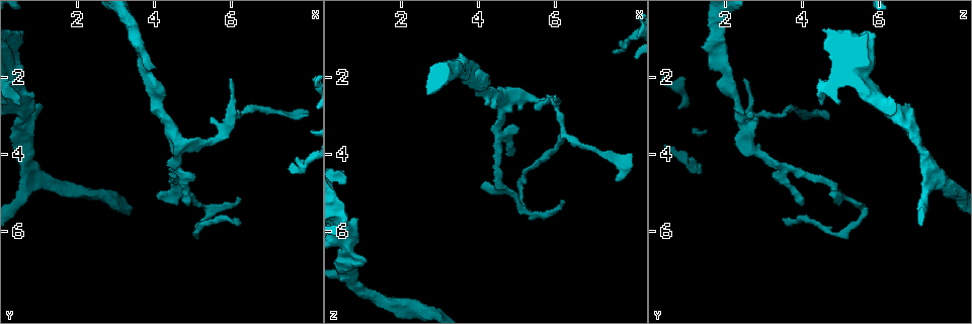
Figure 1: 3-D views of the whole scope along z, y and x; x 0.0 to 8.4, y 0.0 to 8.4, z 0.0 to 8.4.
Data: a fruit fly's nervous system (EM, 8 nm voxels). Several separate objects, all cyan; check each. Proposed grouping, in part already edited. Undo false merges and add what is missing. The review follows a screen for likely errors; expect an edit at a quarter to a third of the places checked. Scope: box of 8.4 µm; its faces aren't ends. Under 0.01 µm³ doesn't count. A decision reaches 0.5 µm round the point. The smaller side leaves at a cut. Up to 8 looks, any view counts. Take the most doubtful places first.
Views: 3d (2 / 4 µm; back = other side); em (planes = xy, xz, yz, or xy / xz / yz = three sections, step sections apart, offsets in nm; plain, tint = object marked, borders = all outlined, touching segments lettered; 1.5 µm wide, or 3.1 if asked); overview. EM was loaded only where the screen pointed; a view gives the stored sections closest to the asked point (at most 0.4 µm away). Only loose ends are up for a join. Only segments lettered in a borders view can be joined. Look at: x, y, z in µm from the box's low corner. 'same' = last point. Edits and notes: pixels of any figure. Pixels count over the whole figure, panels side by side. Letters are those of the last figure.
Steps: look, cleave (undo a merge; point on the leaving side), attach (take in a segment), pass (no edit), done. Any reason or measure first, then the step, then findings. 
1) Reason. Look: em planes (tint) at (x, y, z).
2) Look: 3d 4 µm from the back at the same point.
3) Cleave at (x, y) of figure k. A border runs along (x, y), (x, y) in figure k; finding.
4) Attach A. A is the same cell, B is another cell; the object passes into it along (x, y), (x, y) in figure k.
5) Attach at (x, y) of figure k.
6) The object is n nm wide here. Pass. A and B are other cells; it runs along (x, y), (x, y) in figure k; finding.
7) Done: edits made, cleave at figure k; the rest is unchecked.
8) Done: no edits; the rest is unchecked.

Long arm stops here. Look: em planes (tint) at (7.55, 4.30, 1.40).

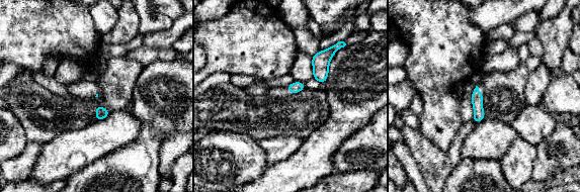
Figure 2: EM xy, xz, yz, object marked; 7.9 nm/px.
Look: em planes (borders) at the same point.

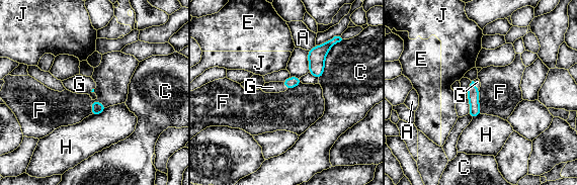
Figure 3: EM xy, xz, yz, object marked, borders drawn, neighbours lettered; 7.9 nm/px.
Attach G. G is the same cell, A, C, E, F, H and J are other cells; the object passes into it along (292, 82), (283, 84), (272, 87) in figure 3; it goes on there.

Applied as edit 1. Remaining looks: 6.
Branch stops here. Look: 3d 4 µm at (7.55, 3.05, 4.70).

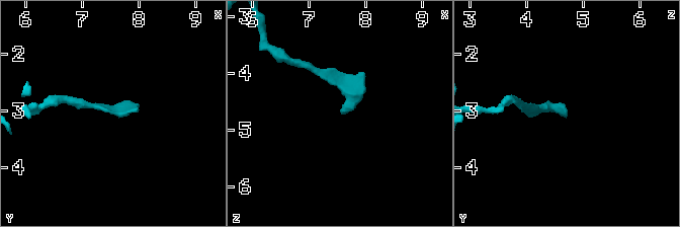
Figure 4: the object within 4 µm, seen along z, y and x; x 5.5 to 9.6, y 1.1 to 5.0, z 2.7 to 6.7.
Shape alone is not enough. Look: em planes (borders) at (7.60, 3.05, 4.75).

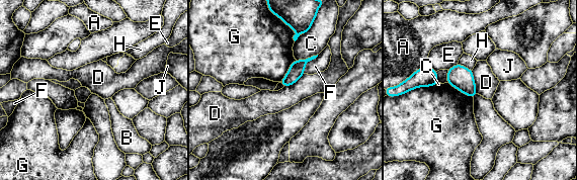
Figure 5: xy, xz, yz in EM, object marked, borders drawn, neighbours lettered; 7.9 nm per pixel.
The longest contact is with G, 220 nm. Pass. A, B, C, D, E, F, G, H and J are other cells; a border runs along (472, 70), (477, 93) in figure 5; no lettered segment goes on from it.

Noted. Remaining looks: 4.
Done: edits made, attach at figure 3; the rest is unchecked.

